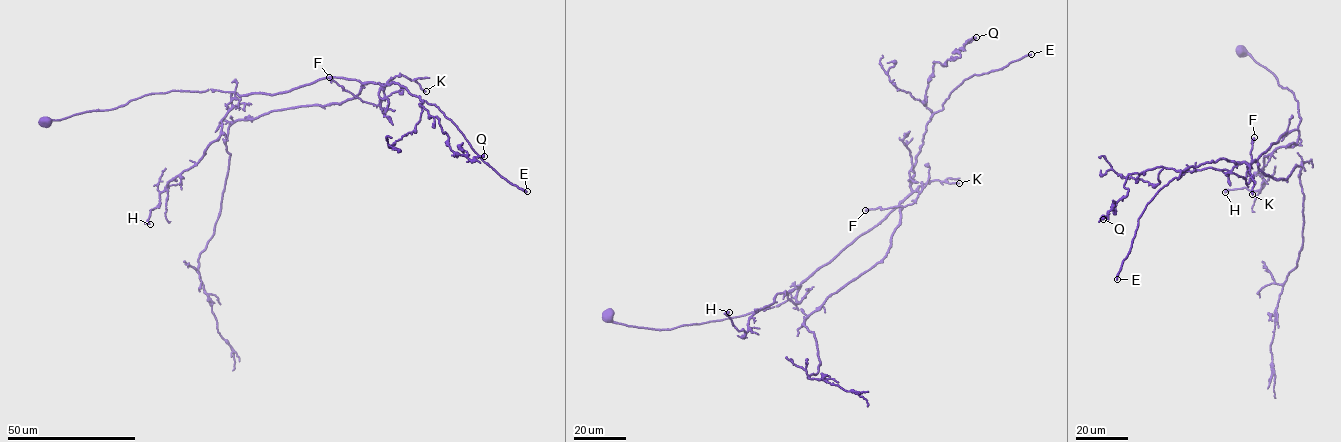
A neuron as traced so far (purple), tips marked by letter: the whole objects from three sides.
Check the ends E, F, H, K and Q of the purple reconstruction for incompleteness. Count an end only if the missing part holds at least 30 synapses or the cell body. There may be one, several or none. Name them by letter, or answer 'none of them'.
E

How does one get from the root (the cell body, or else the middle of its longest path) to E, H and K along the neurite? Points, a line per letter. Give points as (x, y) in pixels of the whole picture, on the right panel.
E: (1243, 48), (1293, 93), (1298, 128), (1249, 164), (1201, 163), (1160, 188), (1138, 219), (1117, 279)
H: (1243, 48), (1293, 93), (1301, 119), (1299, 139), (1265, 155), (1257, 170), (1262, 188), (1225, 192)
K: (1243, 48), (1279, 85), (1291, 90), (1301, 119), (1298, 128), (1247, 166), (1252, 194)

